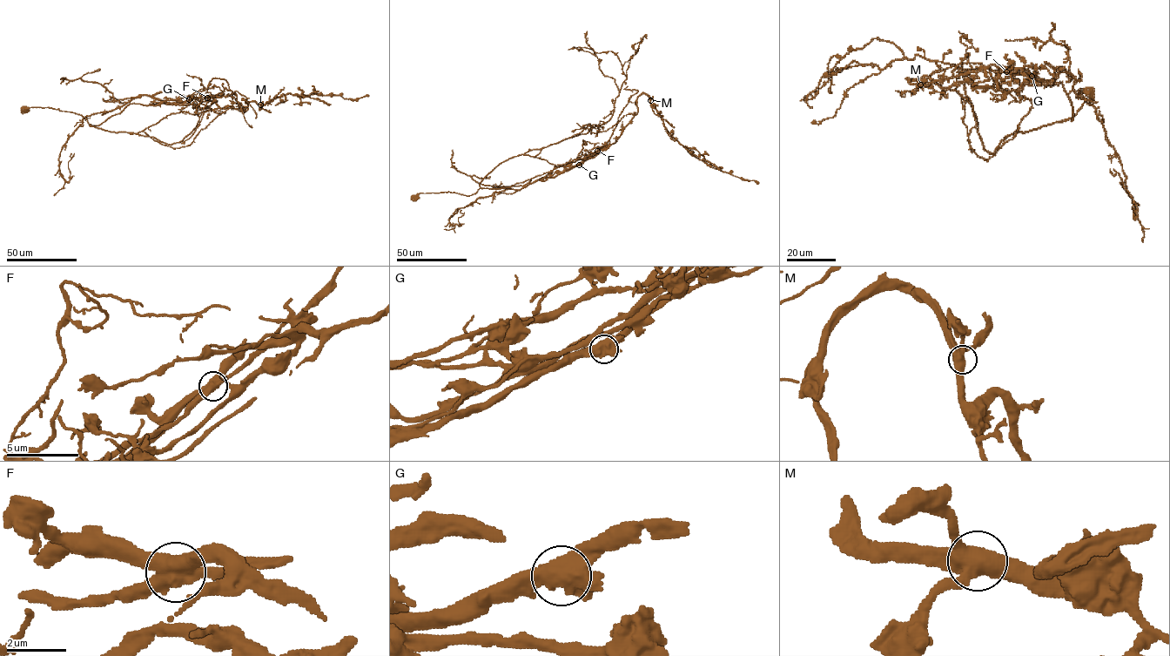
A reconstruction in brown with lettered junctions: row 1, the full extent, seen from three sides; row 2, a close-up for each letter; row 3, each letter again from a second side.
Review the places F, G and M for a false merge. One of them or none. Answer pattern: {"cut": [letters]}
{"cut": ["F"]}

